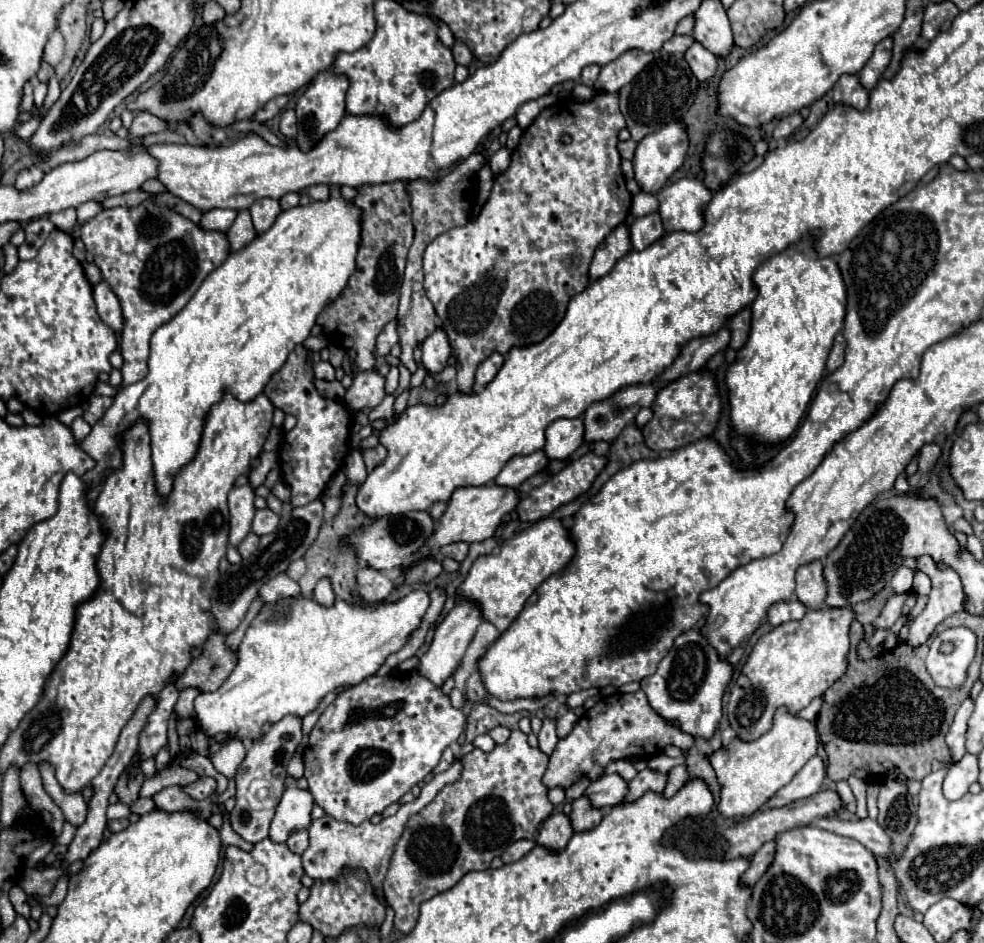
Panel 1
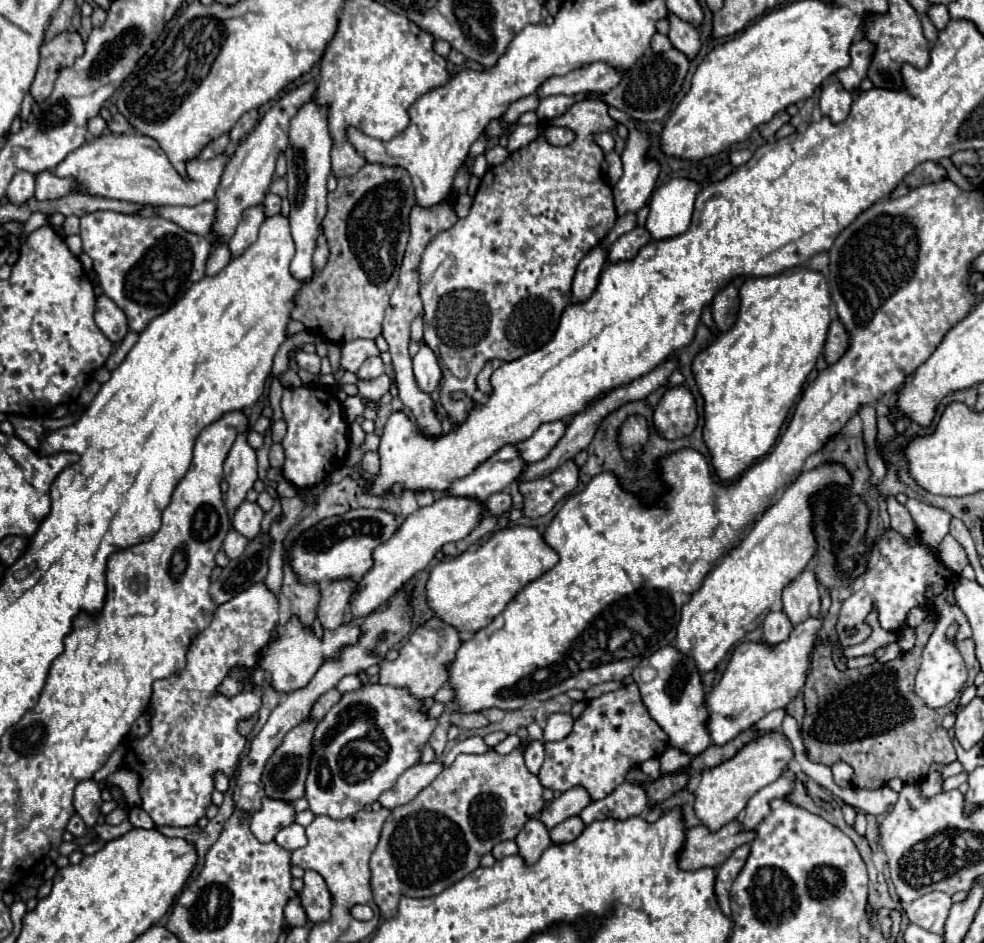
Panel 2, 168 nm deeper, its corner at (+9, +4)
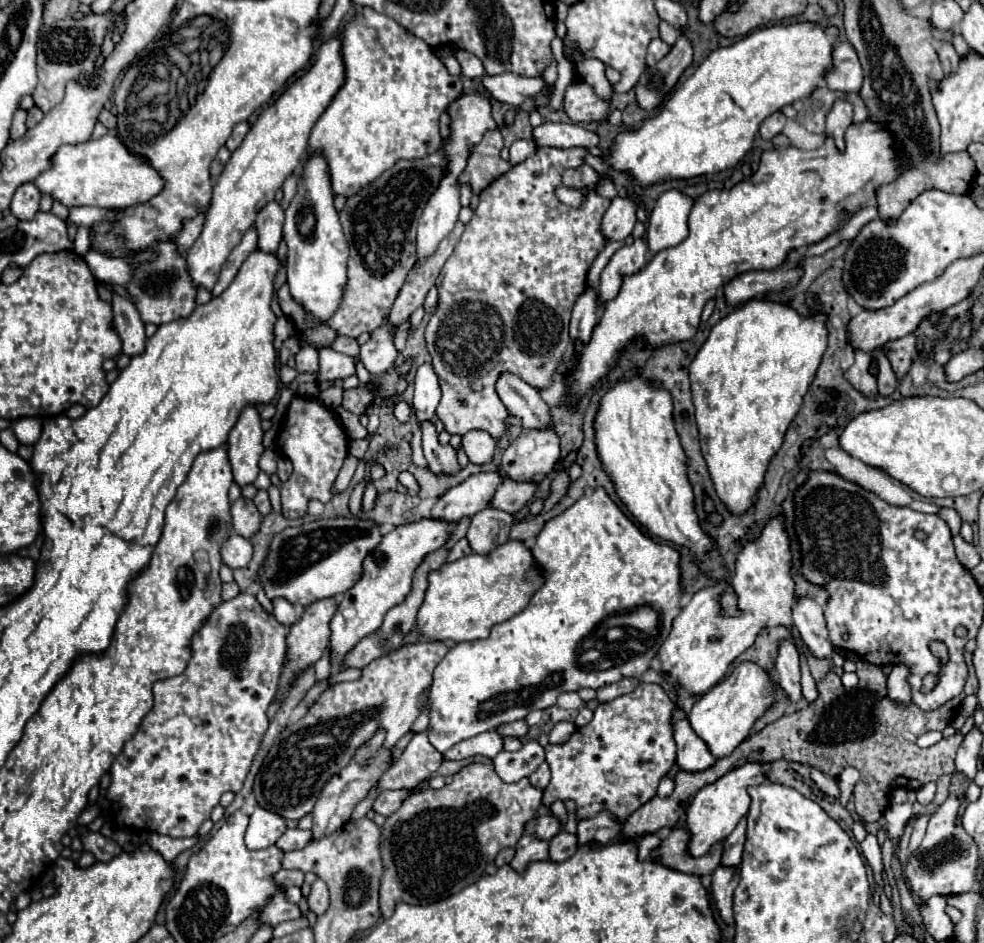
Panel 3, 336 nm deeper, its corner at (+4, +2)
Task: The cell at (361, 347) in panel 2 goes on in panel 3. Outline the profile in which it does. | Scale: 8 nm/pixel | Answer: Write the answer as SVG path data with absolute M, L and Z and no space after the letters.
M331 347L319 349L319 381L345 379L357 373L357 359L337 353Z

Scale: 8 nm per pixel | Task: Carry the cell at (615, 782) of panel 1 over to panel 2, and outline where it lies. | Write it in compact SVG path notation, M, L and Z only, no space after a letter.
M574 787L570 791L564 791L558 799L552 799L542 813L538 815L538 819L546 825L546 829L552 829L554 825L558 825L560 821L580 815L580 811L590 803L590 795L586 793L586 789L582 787Z

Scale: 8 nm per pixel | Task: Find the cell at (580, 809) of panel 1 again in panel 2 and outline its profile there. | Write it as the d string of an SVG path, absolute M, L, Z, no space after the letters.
M570 817L566 821L562 821L560 825L556 825L554 829L550 829L550 839L554 845L562 845L562 843L570 843L574 841L584 829L584 823L580 817Z

